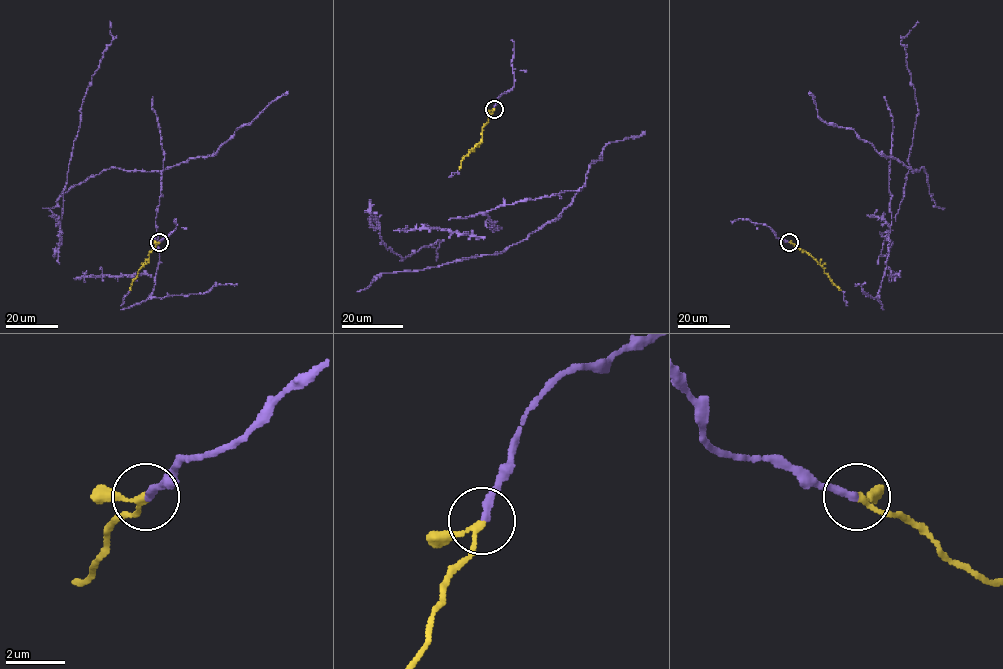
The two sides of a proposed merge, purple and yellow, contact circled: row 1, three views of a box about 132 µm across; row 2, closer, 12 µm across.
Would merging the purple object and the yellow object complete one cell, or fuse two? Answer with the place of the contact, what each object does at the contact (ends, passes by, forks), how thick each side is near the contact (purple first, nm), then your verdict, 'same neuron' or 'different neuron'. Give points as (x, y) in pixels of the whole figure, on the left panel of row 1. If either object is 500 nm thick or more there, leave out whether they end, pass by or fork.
at (159, 242); purple ends there; yellow passes by; 260 nm thick on the purple side, 160 nm on the other; same neuron

